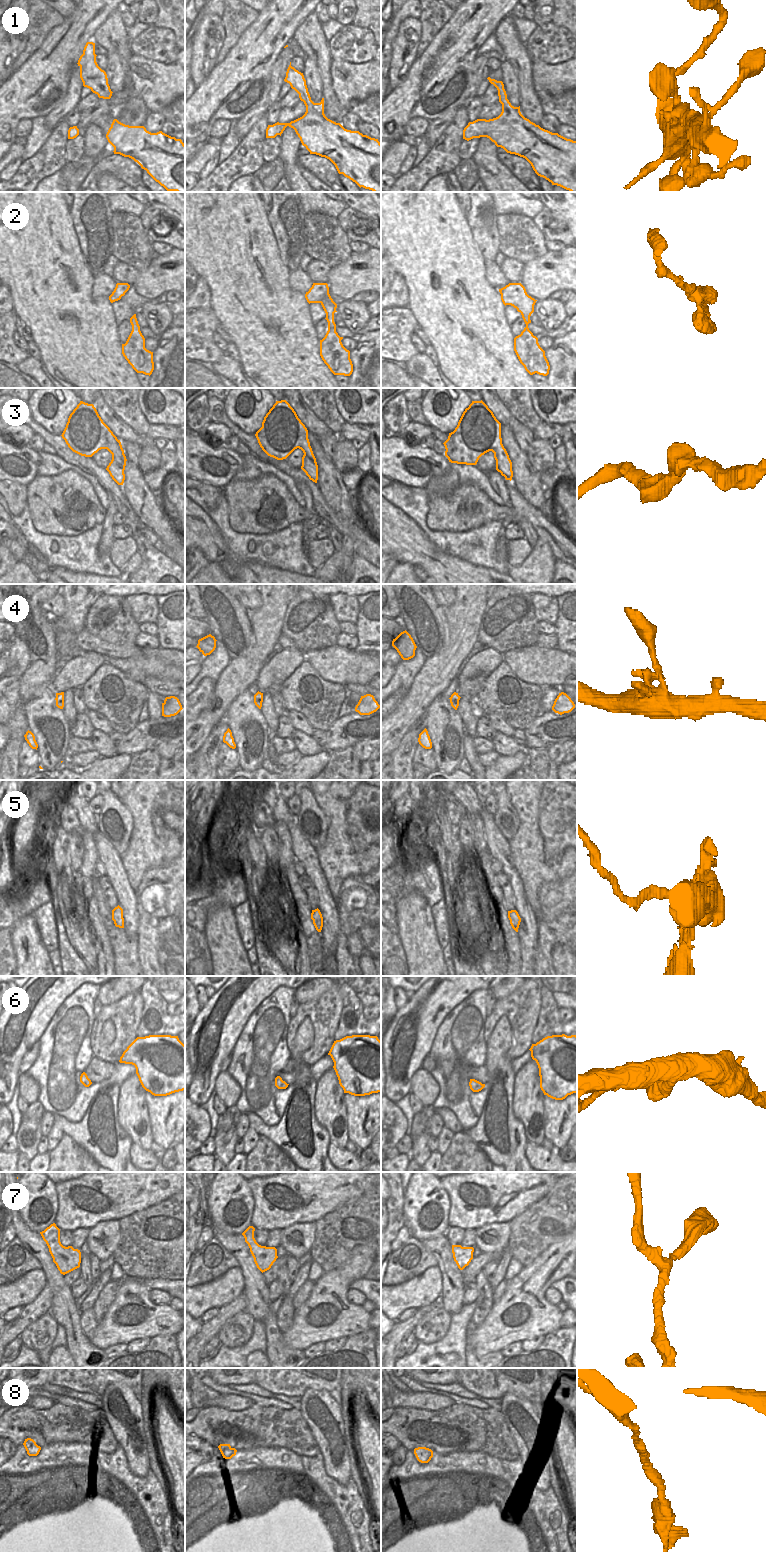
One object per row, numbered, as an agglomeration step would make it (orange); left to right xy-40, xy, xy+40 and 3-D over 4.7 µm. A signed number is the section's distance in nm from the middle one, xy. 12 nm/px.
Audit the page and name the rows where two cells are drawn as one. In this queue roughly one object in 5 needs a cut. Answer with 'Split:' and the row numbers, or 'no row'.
Split: 5, 8.

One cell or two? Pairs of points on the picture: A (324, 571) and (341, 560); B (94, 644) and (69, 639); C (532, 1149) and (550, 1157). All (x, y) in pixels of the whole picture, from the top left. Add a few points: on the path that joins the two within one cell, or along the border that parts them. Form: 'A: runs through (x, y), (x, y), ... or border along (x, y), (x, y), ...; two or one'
A: runs through (328, 571), (337, 564); one
B: border along (85, 627), (75, 636), (75, 645); two
C: runs through (536, 1153), (540, 1157), (546, 1157); one

